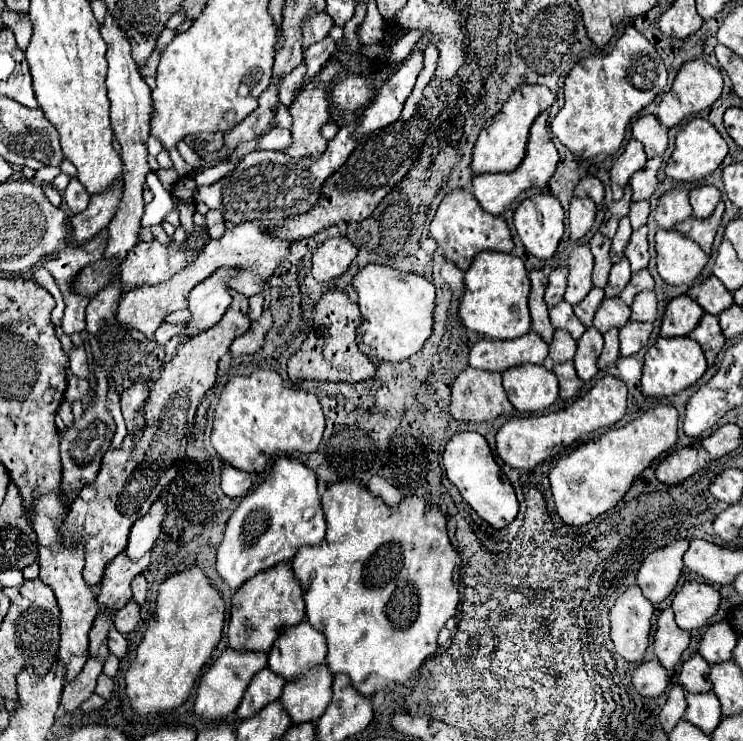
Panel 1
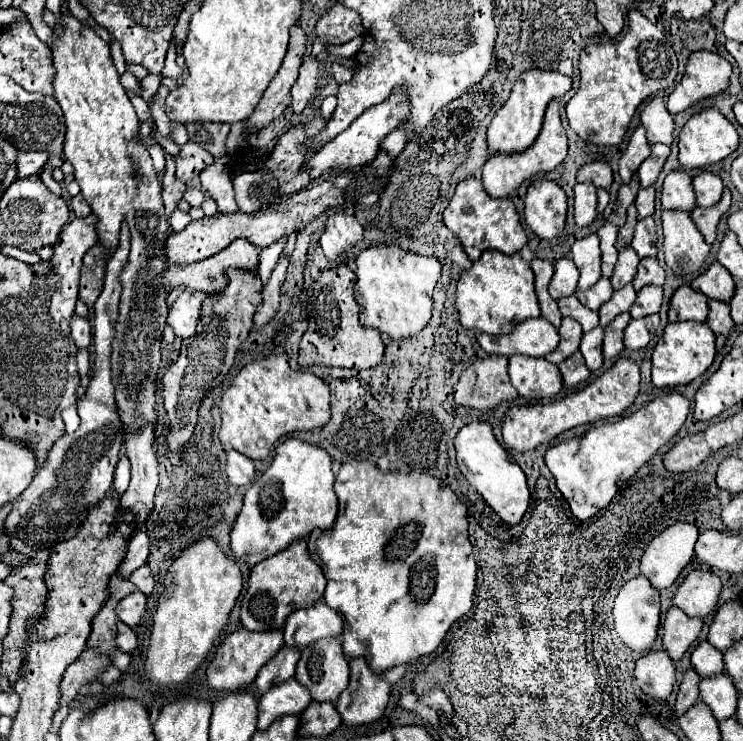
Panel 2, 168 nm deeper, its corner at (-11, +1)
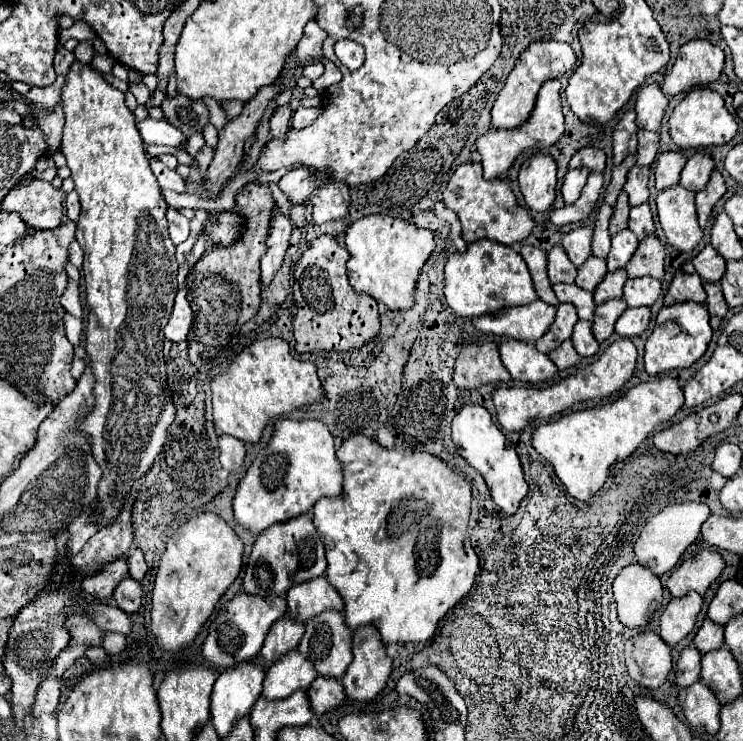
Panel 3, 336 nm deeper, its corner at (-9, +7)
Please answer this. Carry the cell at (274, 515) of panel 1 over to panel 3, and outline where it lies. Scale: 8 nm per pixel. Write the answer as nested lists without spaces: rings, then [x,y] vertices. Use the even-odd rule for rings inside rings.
[[[313,419],[275,423],[269,445],[255,457],[233,497],[235,521],[255,537],[277,523],[307,513],[321,497],[341,495],[341,463],[335,457],[333,435]]]

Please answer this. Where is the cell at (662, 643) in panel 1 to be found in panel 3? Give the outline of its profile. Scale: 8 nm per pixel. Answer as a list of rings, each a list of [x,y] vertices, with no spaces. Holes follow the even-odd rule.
[[[687,593],[681,599],[671,599],[661,615],[661,623],[659,623],[661,639],[667,645],[675,647],[687,633],[693,631],[701,605],[703,601],[697,593]]]

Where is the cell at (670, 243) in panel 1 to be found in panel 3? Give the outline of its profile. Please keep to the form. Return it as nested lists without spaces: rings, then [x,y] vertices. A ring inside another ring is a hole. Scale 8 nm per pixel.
[[[681,185],[661,191],[657,197],[657,213],[667,237],[667,245],[675,251],[693,251],[703,239],[703,231],[697,225],[693,191],[683,189]]]

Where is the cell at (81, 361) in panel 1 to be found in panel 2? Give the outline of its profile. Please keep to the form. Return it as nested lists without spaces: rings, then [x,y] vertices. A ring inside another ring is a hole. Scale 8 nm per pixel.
[[[73,315],[73,319],[71,319],[71,335],[73,335],[73,339],[75,339],[79,349],[87,349],[89,343],[91,343],[91,325],[89,325],[89,319]]]

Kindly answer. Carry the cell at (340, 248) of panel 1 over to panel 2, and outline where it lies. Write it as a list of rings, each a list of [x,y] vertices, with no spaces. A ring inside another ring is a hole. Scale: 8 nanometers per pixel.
[[[335,211],[327,217],[325,231],[321,233],[321,247],[327,259],[335,261],[339,255],[343,255],[347,249],[351,249],[357,241],[363,237],[363,227],[353,215],[347,215],[345,211]]]

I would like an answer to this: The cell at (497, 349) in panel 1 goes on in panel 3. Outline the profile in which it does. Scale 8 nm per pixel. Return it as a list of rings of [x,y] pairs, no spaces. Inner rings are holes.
[[[541,299],[523,307],[503,309],[501,313],[475,319],[475,329],[487,335],[499,335],[507,339],[535,343],[541,339],[555,321],[555,309]]]

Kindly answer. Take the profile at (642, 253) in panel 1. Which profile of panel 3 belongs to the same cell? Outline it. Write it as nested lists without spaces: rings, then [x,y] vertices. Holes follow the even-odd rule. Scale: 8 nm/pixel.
[[[647,203],[633,207],[631,209],[631,217],[629,217],[629,229],[635,233],[635,237],[639,241],[643,241],[645,237],[655,233],[655,223],[653,223],[653,215]]]

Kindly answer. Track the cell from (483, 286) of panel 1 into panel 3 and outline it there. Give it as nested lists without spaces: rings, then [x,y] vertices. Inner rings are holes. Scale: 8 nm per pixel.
[[[481,239],[465,253],[453,253],[445,265],[445,299],[459,317],[481,317],[505,307],[517,307],[537,301],[533,281],[521,253],[497,241]]]

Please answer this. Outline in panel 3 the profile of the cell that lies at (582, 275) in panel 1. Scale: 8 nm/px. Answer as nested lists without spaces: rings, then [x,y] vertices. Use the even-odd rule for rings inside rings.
[[[589,227],[573,229],[563,237],[563,247],[575,267],[581,267],[591,257],[591,237],[593,237],[593,229]]]

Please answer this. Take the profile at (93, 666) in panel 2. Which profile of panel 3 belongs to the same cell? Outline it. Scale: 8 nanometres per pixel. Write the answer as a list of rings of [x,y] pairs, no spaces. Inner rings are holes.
[[[47,677],[41,683],[41,689],[37,691],[37,701],[33,705],[33,717],[39,717],[41,713],[53,713],[57,709],[59,697],[61,697],[63,681],[61,677]]]

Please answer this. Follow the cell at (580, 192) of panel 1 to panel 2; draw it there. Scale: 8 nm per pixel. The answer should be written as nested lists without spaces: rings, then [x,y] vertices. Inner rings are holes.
[[[605,161],[585,163],[585,165],[577,171],[577,181],[579,181],[579,183],[591,181],[595,187],[609,189],[609,187],[611,187],[611,181],[613,181],[611,167],[609,167],[609,163],[605,163]]]

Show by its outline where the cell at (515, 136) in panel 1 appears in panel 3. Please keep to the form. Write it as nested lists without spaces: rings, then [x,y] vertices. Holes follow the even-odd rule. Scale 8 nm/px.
[[[559,41],[531,43],[529,49],[525,49],[521,57],[517,59],[513,71],[507,77],[505,87],[499,91],[495,99],[495,105],[491,109],[491,127],[493,129],[517,129],[523,123],[527,123],[531,117],[531,111],[535,109],[535,99],[537,99],[541,85],[549,79],[557,79],[565,75],[567,71],[571,71],[575,67],[575,61],[577,57],[567,43],[559,43]]]

